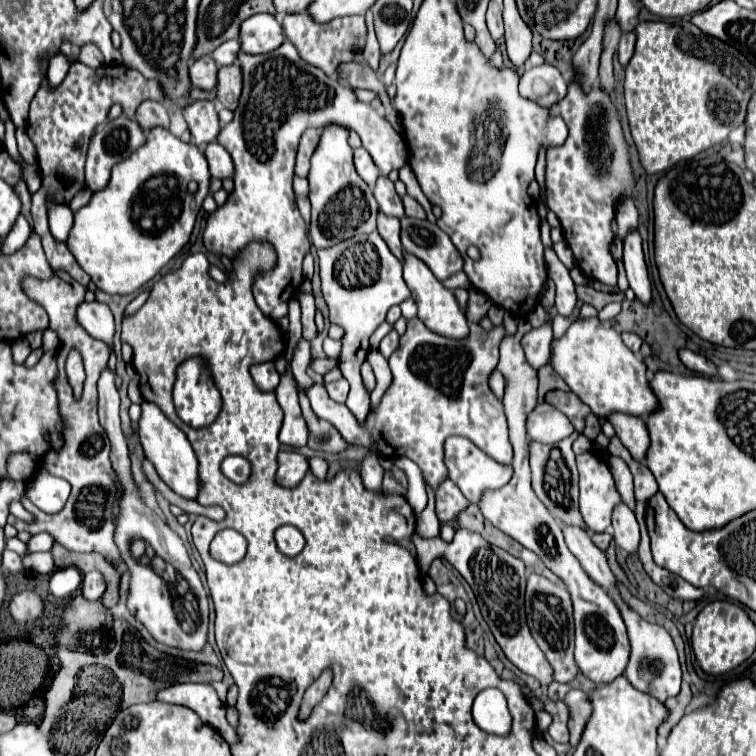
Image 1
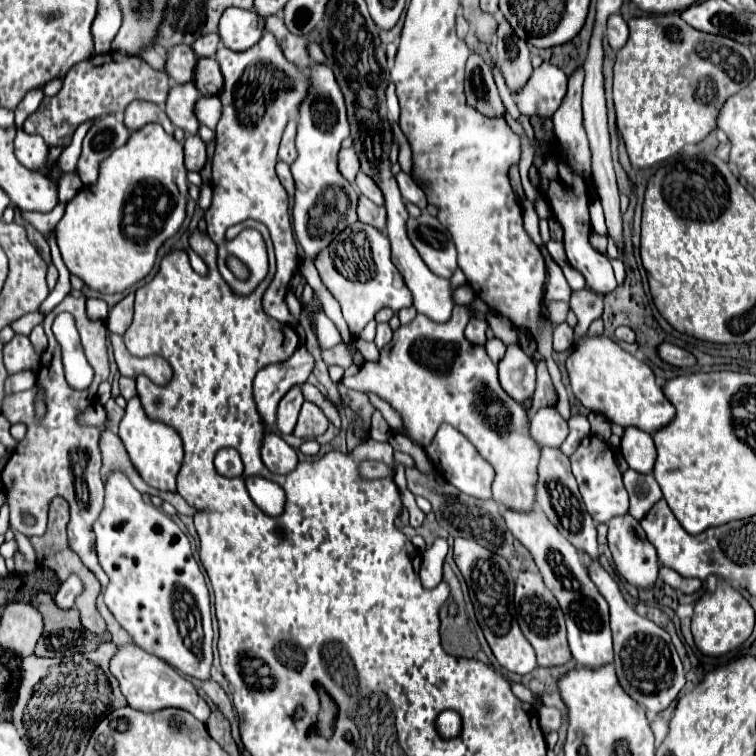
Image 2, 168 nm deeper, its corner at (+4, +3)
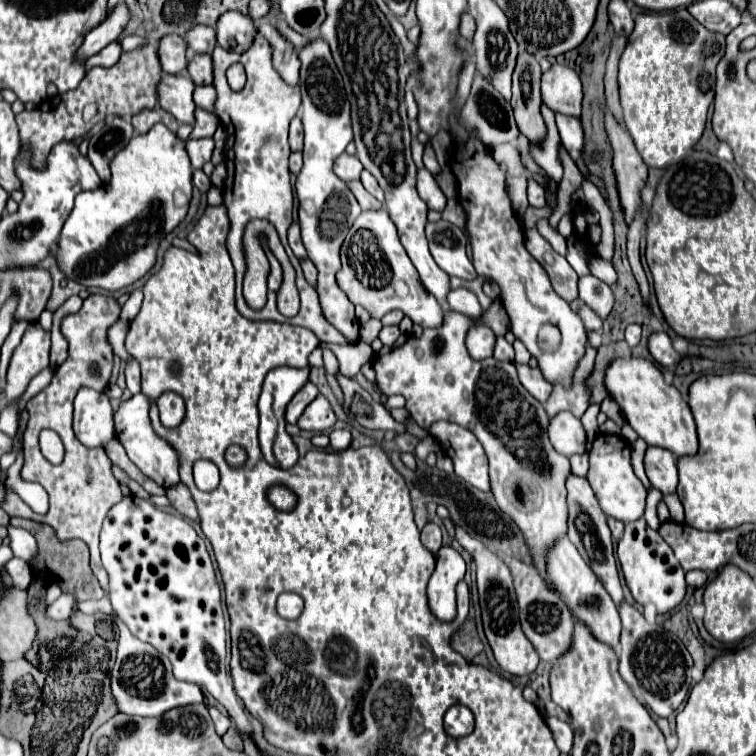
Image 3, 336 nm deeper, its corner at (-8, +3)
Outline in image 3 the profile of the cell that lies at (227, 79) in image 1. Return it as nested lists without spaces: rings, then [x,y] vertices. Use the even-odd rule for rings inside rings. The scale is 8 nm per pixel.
[[[196,55],[188,63],[188,73],[196,85],[212,85],[212,57],[210,55]]]

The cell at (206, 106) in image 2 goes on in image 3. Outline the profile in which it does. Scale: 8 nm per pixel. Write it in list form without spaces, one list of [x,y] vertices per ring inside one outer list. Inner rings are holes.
[[[204,85],[204,87],[196,87],[194,91],[194,103],[196,107],[214,113],[214,103],[216,103],[216,89],[212,85]]]

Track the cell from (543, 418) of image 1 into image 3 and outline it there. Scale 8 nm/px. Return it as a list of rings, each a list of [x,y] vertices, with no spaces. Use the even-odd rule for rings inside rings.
[[[562,411],[560,415],[550,419],[548,437],[552,447],[566,457],[586,451],[584,427],[580,419],[576,419],[574,415],[568,415],[568,411]]]

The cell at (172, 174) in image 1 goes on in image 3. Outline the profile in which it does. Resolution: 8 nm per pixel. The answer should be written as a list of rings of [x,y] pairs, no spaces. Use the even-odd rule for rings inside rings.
[[[156,123],[144,135],[132,137],[132,141],[110,161],[110,169],[112,179],[108,185],[100,185],[94,191],[82,191],[76,197],[74,209],[60,233],[60,249],[56,251],[56,259],[68,279],[74,279],[84,287],[120,291],[142,279],[154,267],[160,239],[174,231],[186,217],[194,185],[186,143],[162,123]]]

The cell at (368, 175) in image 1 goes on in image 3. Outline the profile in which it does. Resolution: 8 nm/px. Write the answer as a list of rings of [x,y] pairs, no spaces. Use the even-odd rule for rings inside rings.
[[[342,153],[336,163],[334,163],[334,173],[348,183],[348,179],[360,179],[360,173],[362,173],[362,163],[360,159],[356,159],[356,155],[348,155],[348,153]]]

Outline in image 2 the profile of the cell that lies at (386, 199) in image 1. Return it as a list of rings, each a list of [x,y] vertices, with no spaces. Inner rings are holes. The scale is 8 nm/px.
[[[358,173],[354,183],[356,183],[356,187],[360,189],[360,193],[366,195],[370,201],[374,201],[376,205],[382,205],[382,203],[384,203],[384,197],[380,195],[380,189],[376,187],[376,183],[372,183],[372,179],[368,179],[368,175]]]

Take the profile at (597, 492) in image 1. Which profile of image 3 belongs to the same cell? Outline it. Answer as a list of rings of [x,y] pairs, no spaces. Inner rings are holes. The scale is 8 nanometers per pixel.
[[[600,433],[590,449],[590,469],[588,469],[588,481],[590,487],[602,507],[602,511],[618,519],[622,523],[636,521],[644,515],[644,501],[646,501],[646,489],[642,481],[634,475],[630,465],[630,443],[622,439],[620,435]]]

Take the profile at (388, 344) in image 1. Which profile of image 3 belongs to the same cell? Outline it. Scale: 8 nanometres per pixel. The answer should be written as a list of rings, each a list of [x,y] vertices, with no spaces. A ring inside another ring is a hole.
[[[382,327],[382,331],[380,331],[380,341],[384,345],[394,345],[398,337],[400,337],[400,329],[398,327]]]

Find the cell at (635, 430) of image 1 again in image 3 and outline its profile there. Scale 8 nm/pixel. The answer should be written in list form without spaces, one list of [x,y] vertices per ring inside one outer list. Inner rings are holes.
[[[648,447],[644,455],[644,467],[646,475],[658,491],[664,495],[674,493],[678,485],[678,471],[676,471],[676,457],[670,451],[664,451],[662,447]]]

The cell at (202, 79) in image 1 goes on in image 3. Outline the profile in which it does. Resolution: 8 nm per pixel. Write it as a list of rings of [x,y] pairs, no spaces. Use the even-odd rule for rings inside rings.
[[[166,35],[160,41],[160,49],[158,49],[164,73],[178,75],[178,73],[186,71],[186,67],[188,67],[186,51],[188,51],[188,45],[184,43],[184,39],[180,35]]]

